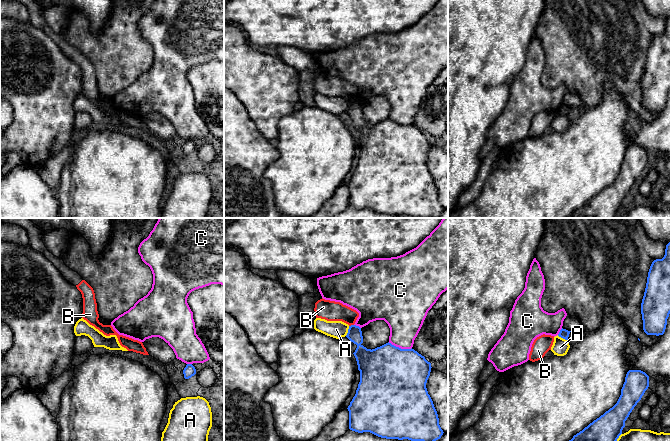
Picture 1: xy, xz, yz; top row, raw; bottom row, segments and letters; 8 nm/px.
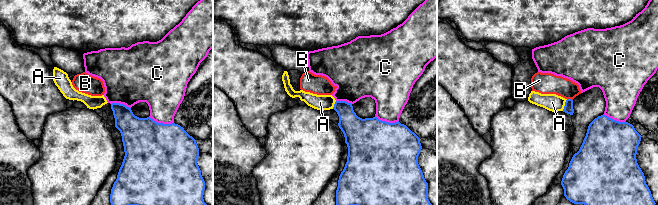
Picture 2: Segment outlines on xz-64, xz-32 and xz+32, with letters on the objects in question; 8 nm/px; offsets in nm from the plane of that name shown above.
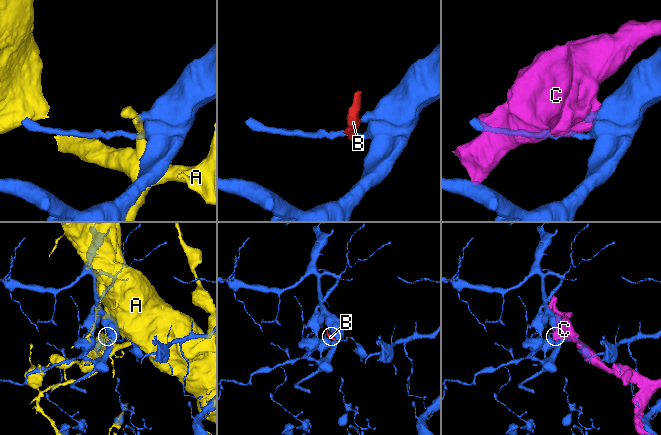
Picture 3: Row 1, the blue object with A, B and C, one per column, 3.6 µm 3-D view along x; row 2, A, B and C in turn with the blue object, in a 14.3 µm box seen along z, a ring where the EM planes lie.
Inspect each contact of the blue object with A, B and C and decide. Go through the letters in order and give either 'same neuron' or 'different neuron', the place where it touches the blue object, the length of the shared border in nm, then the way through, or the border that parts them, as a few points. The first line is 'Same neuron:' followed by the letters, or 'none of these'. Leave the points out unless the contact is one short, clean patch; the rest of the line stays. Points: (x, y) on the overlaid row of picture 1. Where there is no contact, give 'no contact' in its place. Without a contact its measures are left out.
Same neuron: none of these
A: different neuron | xz (348, 331) | 90 nm
B: different neuron | xz (351, 325) | 40 nm
C: different neuron | xz (400, 348) | 200 nm

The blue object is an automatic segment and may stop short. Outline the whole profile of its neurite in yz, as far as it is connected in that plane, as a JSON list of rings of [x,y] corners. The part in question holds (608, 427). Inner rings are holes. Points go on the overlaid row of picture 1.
[[[629,370],[617,403],[569,441],[617,441],[625,421],[649,387],[649,376]]]

